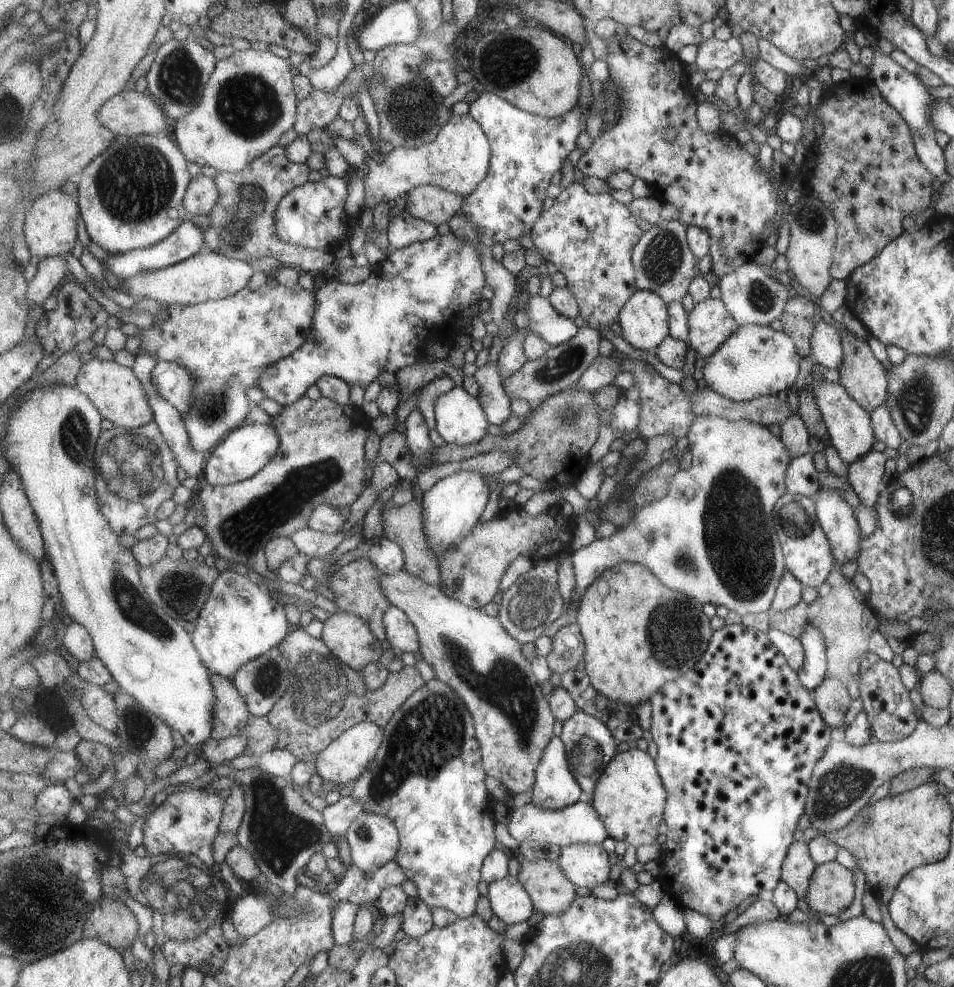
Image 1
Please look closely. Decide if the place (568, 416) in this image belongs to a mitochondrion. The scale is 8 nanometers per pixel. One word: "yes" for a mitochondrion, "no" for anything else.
yes

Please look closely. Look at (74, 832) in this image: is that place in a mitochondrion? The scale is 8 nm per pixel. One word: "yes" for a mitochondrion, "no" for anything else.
no

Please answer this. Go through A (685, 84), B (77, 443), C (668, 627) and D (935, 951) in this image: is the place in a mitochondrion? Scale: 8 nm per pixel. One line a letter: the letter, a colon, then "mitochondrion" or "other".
A: other
B: mitochondrion
C: mitochondrion
D: other

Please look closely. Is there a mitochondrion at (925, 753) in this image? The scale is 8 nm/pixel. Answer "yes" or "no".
no

